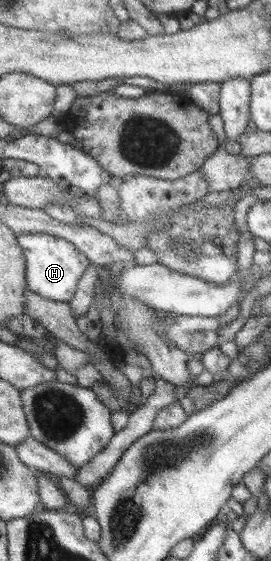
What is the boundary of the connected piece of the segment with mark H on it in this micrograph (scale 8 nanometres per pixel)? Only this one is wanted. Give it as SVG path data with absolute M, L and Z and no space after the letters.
M21 234L16 238L16 243L25 258L26 288L43 298L68 302L73 297L77 280L89 266L88 259L70 242L54 235Z

